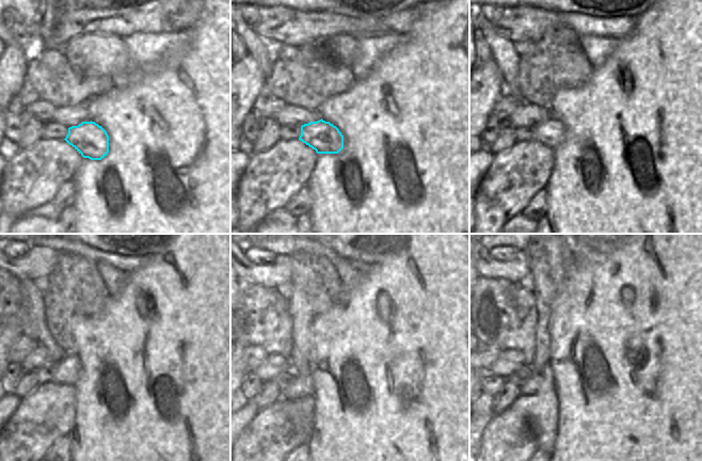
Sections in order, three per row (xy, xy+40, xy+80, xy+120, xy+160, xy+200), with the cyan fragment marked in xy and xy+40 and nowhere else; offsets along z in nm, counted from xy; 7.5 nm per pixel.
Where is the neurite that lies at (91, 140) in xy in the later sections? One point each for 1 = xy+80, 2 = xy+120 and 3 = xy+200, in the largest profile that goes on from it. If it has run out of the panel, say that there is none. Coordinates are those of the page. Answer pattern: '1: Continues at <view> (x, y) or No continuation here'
1: Continues at xy+80 (549, 132)
2: Continues at xy+120 (67, 370)
3: Continues at xy+200 (531, 386).

